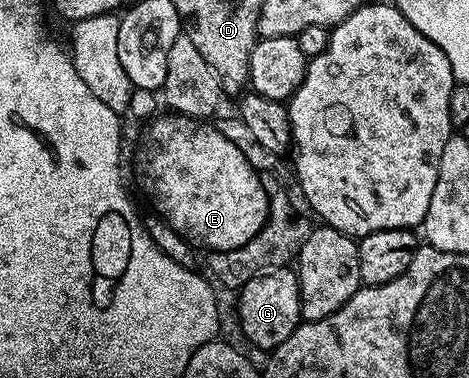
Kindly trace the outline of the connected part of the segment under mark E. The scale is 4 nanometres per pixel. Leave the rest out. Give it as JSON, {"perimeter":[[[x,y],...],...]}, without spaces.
{"perimeter":[[[163,114],[156,115],[150,121],[151,129],[147,132],[147,192],[156,200],[154,211],[162,217],[162,220],[167,223],[179,236],[183,236],[187,243],[194,246],[196,249],[205,248],[208,253],[219,251],[235,251],[239,247],[245,246],[250,239],[265,226],[267,213],[270,210],[269,197],[266,194],[264,186],[261,186],[259,181],[259,173],[253,166],[246,161],[245,154],[241,152],[229,141],[224,134],[218,132],[214,123],[208,122],[203,118],[192,118],[190,116],[181,116],[178,114]]]}

